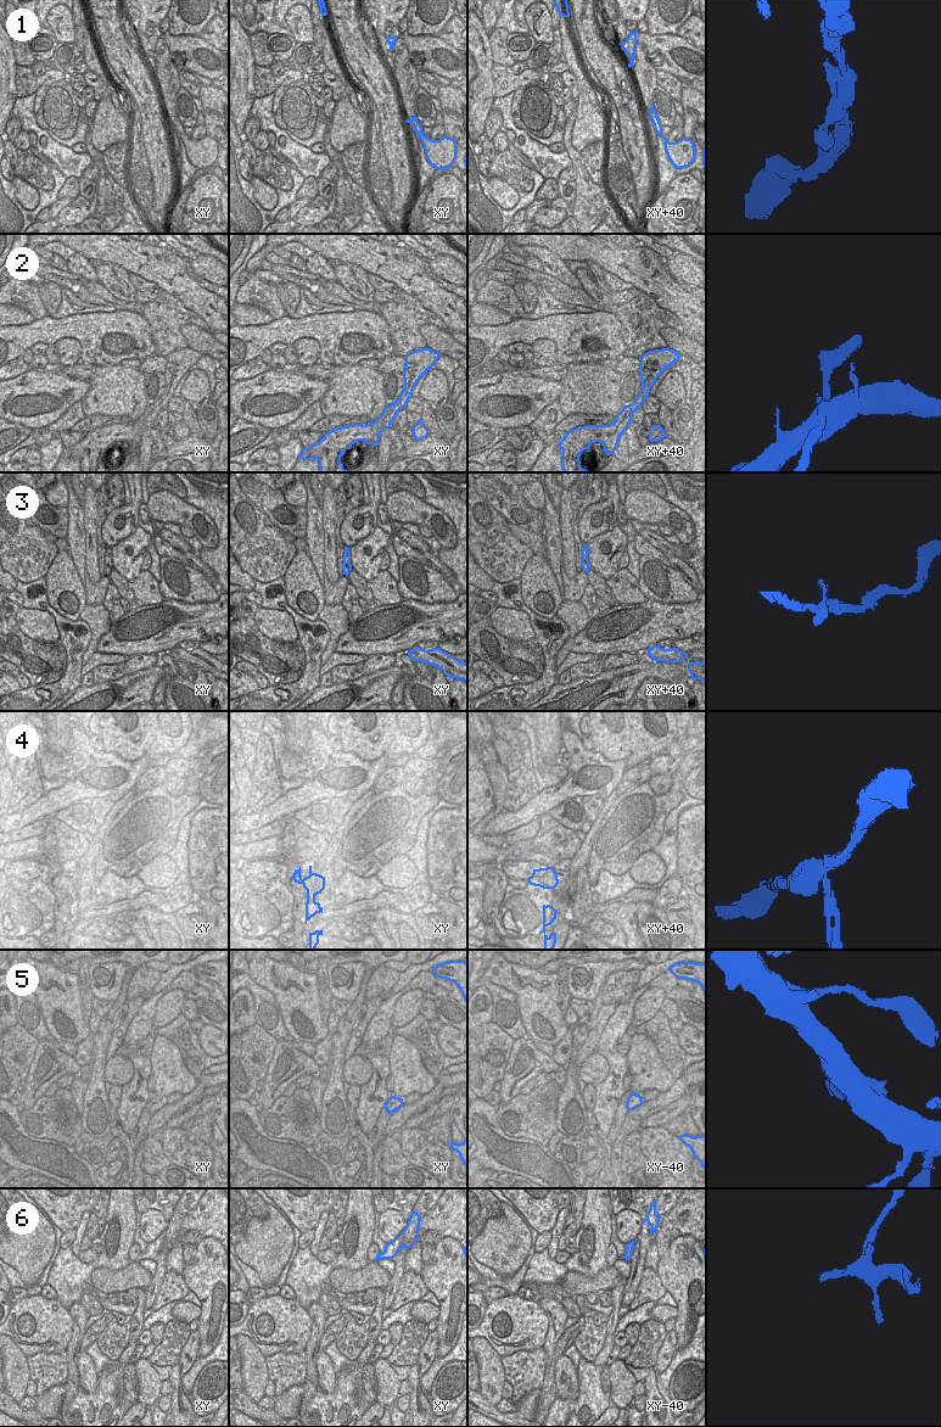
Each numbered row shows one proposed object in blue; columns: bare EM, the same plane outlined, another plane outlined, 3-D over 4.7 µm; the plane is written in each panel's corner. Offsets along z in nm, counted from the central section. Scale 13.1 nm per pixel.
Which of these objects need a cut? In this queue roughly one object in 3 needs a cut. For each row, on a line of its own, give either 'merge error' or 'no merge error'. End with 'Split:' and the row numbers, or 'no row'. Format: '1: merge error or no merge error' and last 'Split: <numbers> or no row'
1: no merge error
2: no merge error
3: no merge error
4: no merge error
5: no merge error
6: merge error
Split: 6

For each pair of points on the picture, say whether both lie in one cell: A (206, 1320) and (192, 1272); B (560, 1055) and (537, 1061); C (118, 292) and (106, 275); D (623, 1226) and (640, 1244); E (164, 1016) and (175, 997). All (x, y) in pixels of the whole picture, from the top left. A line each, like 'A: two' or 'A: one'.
A: one
B: two
C: one
D: two
E: one

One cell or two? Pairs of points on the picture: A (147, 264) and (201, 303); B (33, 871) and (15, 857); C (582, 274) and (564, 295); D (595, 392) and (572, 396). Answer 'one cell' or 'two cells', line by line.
A: one cell
B: two cells
C: two cells
D: one cell

